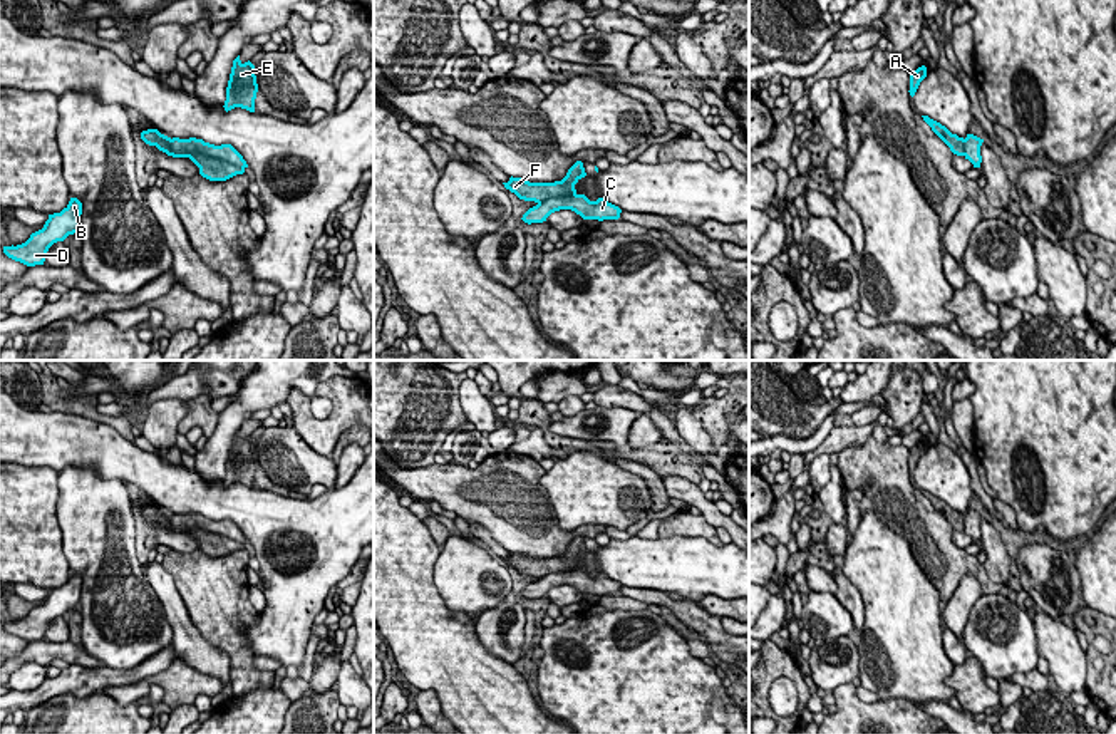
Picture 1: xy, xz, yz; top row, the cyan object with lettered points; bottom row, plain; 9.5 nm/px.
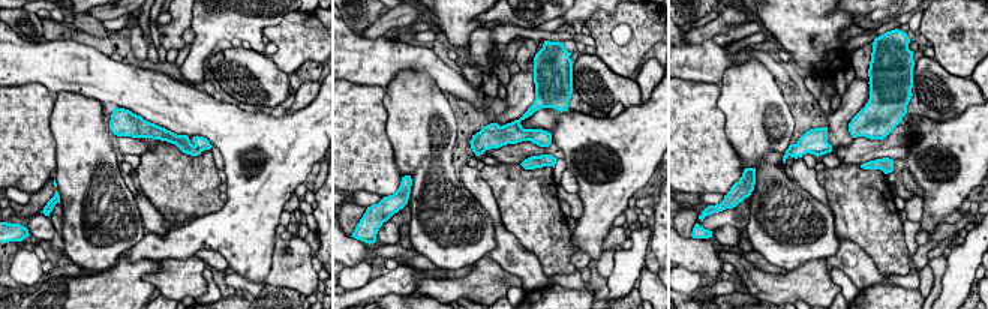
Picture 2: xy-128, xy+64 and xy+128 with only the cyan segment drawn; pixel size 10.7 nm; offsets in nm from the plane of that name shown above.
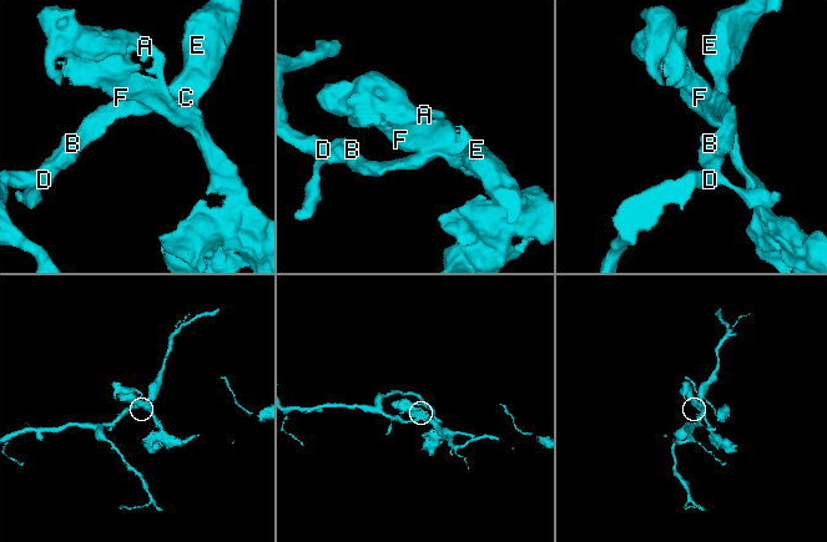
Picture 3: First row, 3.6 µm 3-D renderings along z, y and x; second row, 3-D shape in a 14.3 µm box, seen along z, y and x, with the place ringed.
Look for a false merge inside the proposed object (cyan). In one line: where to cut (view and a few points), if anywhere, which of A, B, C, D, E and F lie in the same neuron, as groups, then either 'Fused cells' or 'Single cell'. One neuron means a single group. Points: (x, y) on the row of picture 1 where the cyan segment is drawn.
Split along xy (183, 156), (205, 153), (243, 170). Groups: A F / B C D E. Fused cells

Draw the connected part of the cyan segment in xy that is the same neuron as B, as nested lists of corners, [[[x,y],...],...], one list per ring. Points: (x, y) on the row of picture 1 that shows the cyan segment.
[[[70,198],[69,204],[60,211],[49,215],[44,228],[32,233],[30,238],[17,246],[3,246],[3,253],[27,266],[44,265],[49,248],[64,241],[69,235],[79,231],[82,203]]]

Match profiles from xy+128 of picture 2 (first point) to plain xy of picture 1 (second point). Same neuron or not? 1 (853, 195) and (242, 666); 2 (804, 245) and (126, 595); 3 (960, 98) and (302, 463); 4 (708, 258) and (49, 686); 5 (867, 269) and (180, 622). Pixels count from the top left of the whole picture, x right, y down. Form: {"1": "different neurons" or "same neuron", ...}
{"1": "same neuron", "2": "same neuron", "3": "same neuron", "4": "different neurons", "5": "same neuron"}

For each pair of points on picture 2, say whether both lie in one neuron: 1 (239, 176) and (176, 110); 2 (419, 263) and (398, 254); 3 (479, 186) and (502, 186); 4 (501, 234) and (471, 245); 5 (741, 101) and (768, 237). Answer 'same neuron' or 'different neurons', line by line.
1: same neuron
2: same neuron
3: different neurons
4: different neurons
5: same neuron

